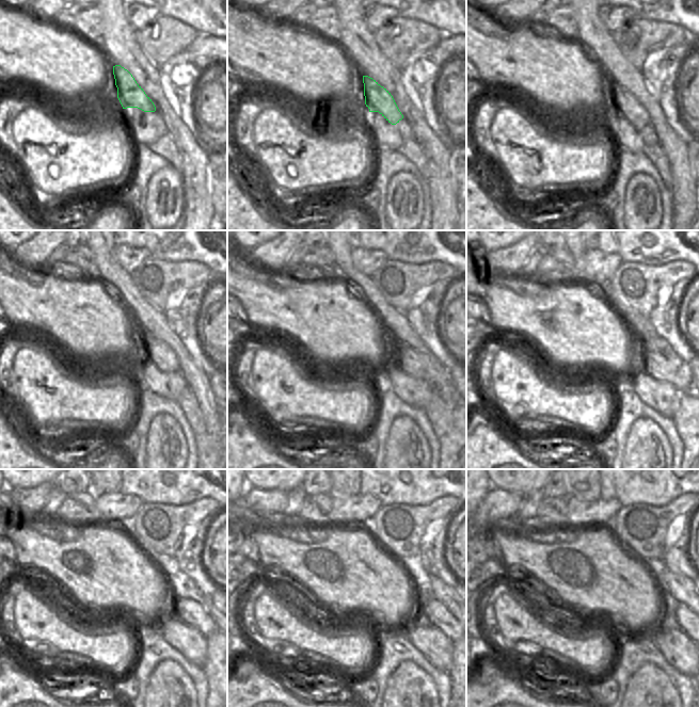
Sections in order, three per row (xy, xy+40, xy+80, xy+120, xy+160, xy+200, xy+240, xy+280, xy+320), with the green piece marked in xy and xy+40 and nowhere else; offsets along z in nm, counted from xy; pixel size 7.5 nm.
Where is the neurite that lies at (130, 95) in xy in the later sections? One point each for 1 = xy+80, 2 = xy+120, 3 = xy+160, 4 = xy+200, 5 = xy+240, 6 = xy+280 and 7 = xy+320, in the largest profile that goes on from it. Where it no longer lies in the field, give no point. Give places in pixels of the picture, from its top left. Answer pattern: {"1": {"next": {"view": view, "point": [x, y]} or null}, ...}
{"1": {"next": {"view": "xy+80", "point": [628, 107]}}, "2": {"next": {"view": "xy+120", "point": [164, 358]}}, "3": {"next": {"view": "xy+160", "point": [411, 362]}}, "4": {"next": {"view": "xy+200", "point": [655, 365]}}, "5": {"next": {"view": "xy+240", "point": [193, 613]}}, "6": {"next": {"view": "xy+280", "point": [438, 614]}}, "7": {"next": {"view": "xy+320", "point": [683, 613]}}}

